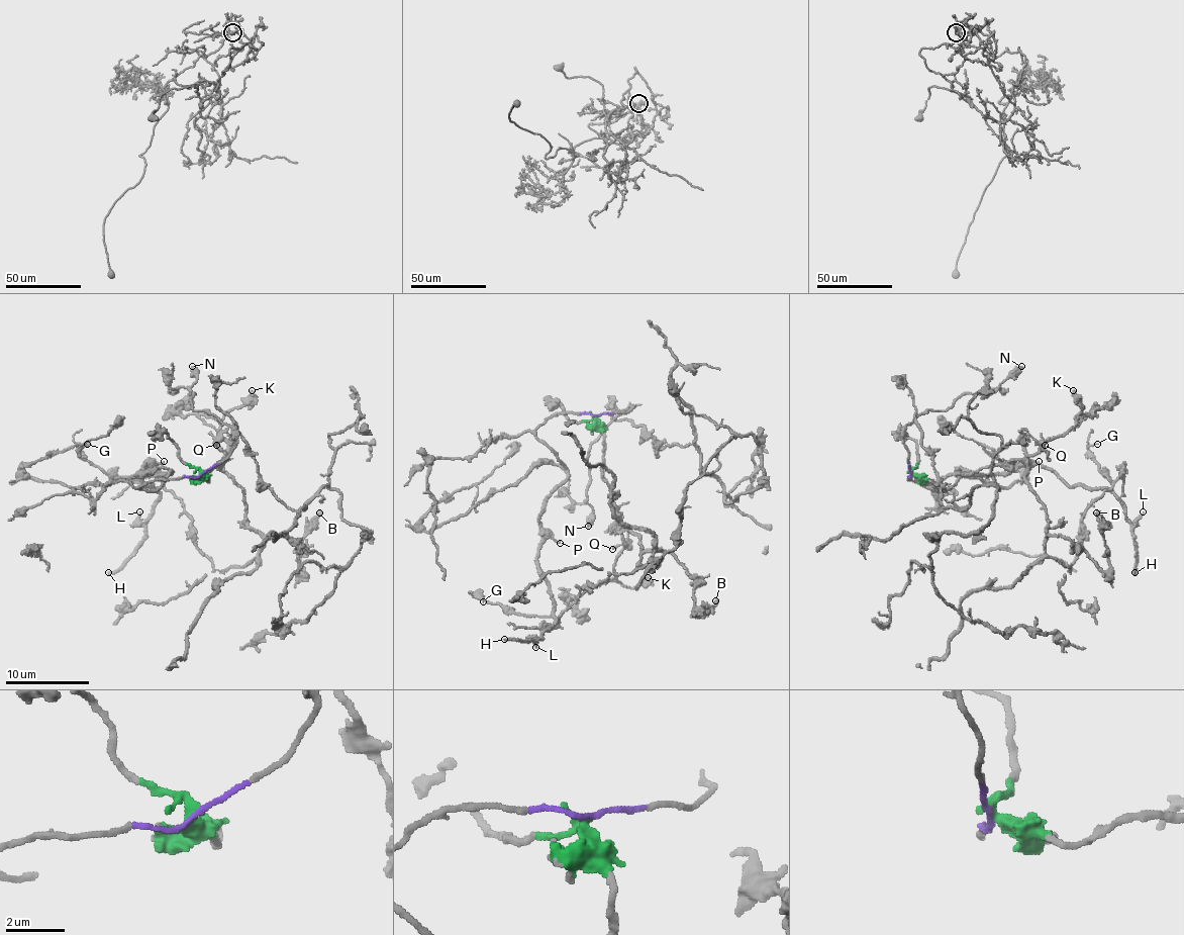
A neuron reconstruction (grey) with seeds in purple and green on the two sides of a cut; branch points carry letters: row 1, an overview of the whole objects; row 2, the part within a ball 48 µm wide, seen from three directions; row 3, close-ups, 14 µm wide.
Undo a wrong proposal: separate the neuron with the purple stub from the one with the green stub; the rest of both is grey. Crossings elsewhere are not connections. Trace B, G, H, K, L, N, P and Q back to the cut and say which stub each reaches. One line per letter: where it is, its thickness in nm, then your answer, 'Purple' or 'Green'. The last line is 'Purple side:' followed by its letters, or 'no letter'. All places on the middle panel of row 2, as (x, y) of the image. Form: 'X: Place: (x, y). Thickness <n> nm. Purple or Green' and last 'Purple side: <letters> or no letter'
B: Place: (715, 600). Thickness 280 nm. Green
G: Place: (483, 601). Thickness 120 nm. Purple
H: Place: (504, 639). Thickness 280 nm. Purple
K: Place: (648, 577). Thickness 400 nm. Green
L: Place: (535, 647). Thickness 160 nm. Purple
N: Place: (588, 526). Thickness 480 nm. Purple
P: Place: (560, 543). Thickness 140 nm. Purple
Q: Place: (612, 549). Thickness 170 nm. Green
Purple side: G, H, L, N, P

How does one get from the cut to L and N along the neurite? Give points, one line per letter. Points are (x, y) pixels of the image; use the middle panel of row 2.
L: (597, 415), (554, 413), (536, 430), (566, 469), (566, 478), (538, 520), (538, 570), (556, 619), (534, 648)
N: (597, 415), (624, 413), (631, 406), (591, 445), (587, 496), (591, 513), (587, 526)

